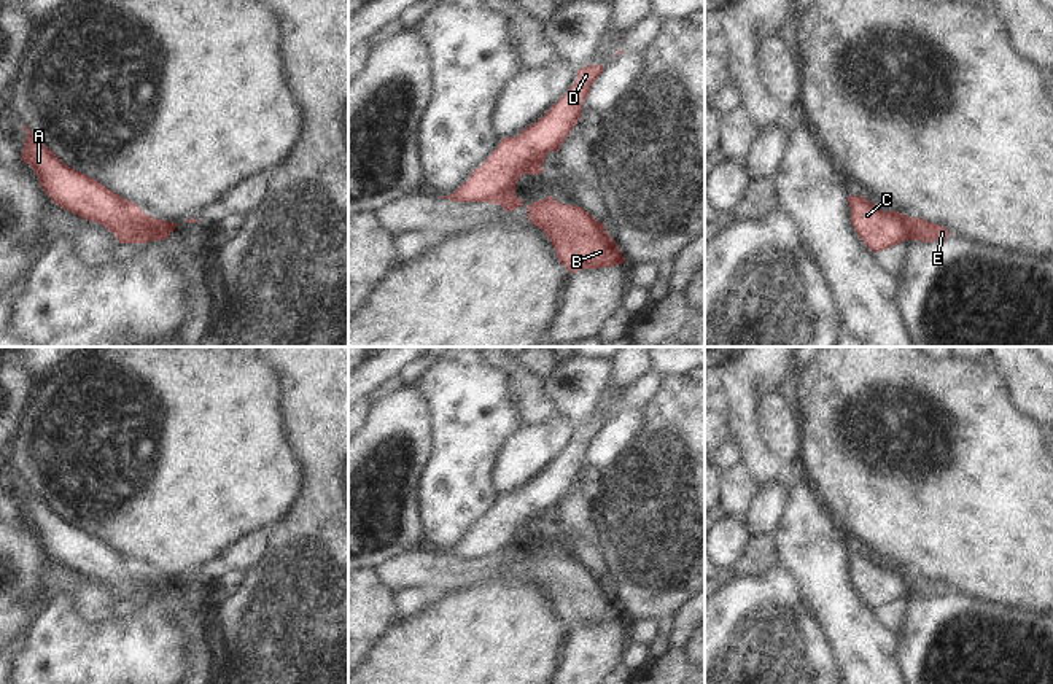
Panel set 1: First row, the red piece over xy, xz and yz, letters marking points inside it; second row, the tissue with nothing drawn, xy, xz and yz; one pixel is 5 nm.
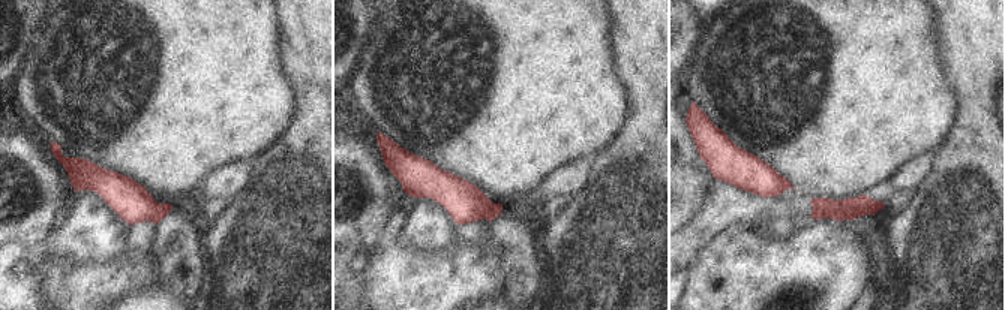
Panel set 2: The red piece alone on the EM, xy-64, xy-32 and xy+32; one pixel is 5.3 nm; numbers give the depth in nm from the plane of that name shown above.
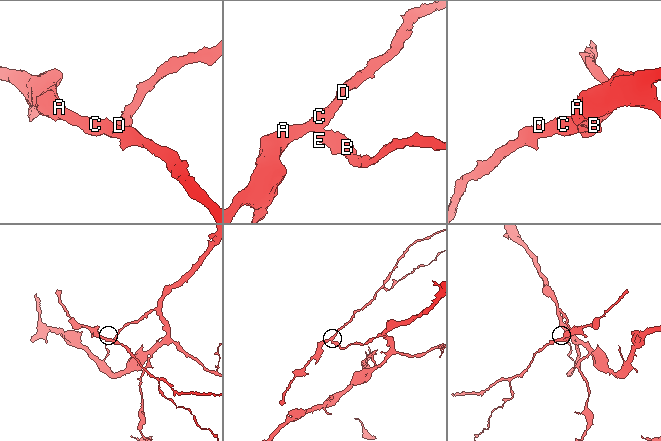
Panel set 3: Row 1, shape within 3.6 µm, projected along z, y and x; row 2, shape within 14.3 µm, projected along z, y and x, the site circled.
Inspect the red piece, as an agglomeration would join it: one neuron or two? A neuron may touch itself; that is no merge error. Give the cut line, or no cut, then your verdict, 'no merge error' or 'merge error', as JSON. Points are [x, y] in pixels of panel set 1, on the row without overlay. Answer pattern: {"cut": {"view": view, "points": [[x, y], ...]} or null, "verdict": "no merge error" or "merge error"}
{"cut": {"view": "xy", "points": [[153, 575], [153, 592], [156, 595]]}, "verdict": "merge error"}

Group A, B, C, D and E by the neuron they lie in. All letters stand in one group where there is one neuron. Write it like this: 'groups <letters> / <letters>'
groups A C D / B E

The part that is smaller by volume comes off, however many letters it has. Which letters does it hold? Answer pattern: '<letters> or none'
A, C, D

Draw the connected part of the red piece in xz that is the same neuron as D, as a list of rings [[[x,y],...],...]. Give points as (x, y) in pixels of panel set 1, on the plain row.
[[[590,420],[577,426],[569,447],[534,480],[517,493],[501,495],[498,504],[472,528],[453,550],[441,552],[455,558],[501,560],[515,552],[515,541],[525,530],[542,530],[549,507],[560,506],[582,471],[582,460],[593,437],[603,429],[603,422]]]

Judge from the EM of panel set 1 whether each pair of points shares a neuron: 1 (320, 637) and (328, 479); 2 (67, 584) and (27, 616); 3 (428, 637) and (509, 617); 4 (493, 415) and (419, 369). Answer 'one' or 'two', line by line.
1: one
2: one
3: one
4: two

